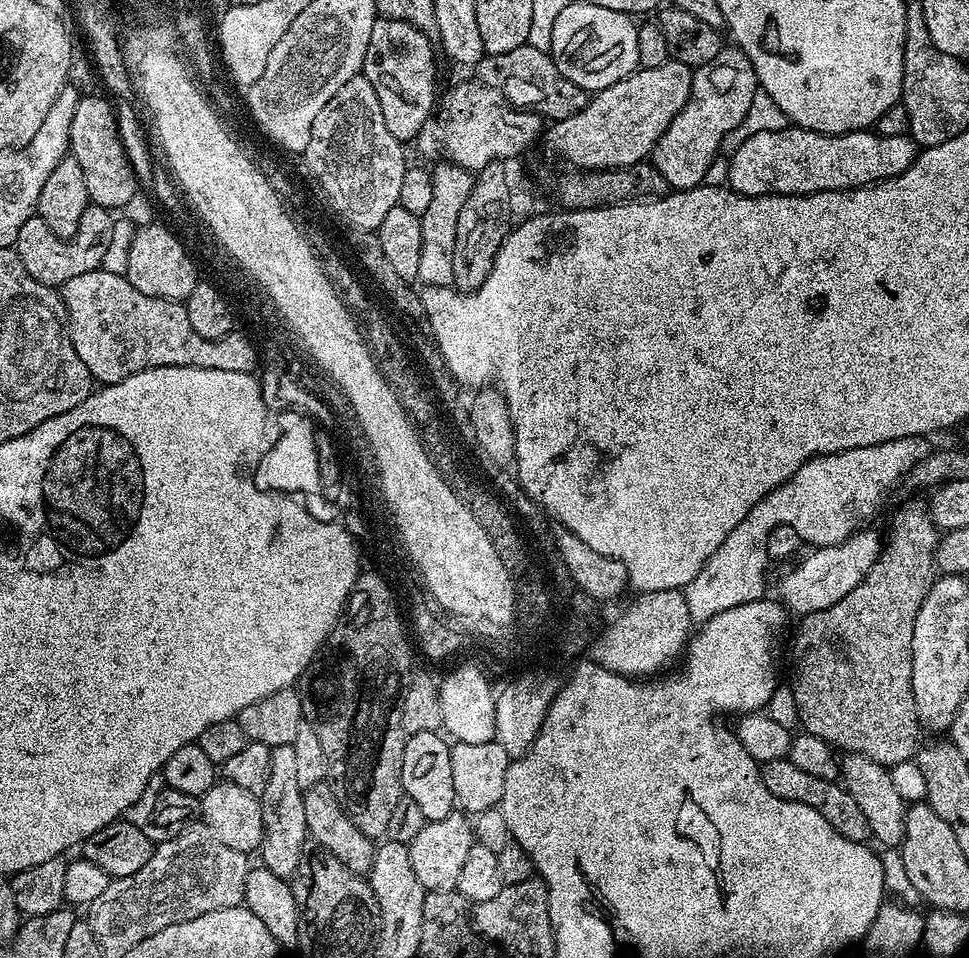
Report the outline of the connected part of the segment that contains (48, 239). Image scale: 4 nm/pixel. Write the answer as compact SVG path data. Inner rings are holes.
M89 203L86 214L82 214L82 222L78 222L78 234L63 240L54 234L54 230L50 230L50 226L46 226L46 222L33 214L29 220L22 222L14 250L22 266L26 266L26 274L30 274L30 278L42 282L48 288L59 289L70 282L70 278L78 278L78 274L90 274L103 265L106 250L110 247L113 223L114 216L109 209Z

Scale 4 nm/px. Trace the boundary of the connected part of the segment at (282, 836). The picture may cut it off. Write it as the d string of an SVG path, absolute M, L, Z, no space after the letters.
M283 744L270 751L270 774L266 778L266 786L258 793L260 805L262 806L262 826L264 827L264 837L258 849L258 856L261 856L263 867L269 868L274 874L285 878L292 878L296 872L296 867L301 867L304 852L304 840L309 839L308 827L306 826L306 810L304 809L305 789L298 786L296 776L296 756L292 745Z

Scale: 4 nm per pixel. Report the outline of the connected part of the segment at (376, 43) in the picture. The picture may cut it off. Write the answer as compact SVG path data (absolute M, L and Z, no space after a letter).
M377 18L374 30L370 30L370 46L366 46L362 75L374 86L374 94L378 94L386 130L401 142L415 141L438 104L436 62L428 40L431 40L429 33L397 20Z

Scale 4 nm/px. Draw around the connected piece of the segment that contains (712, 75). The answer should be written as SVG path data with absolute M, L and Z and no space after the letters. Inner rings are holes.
M721 47L718 58L692 74L690 98L652 147L650 162L666 178L669 189L699 188L709 179L708 167L721 151L724 135L739 127L758 89L754 66L741 48Z

